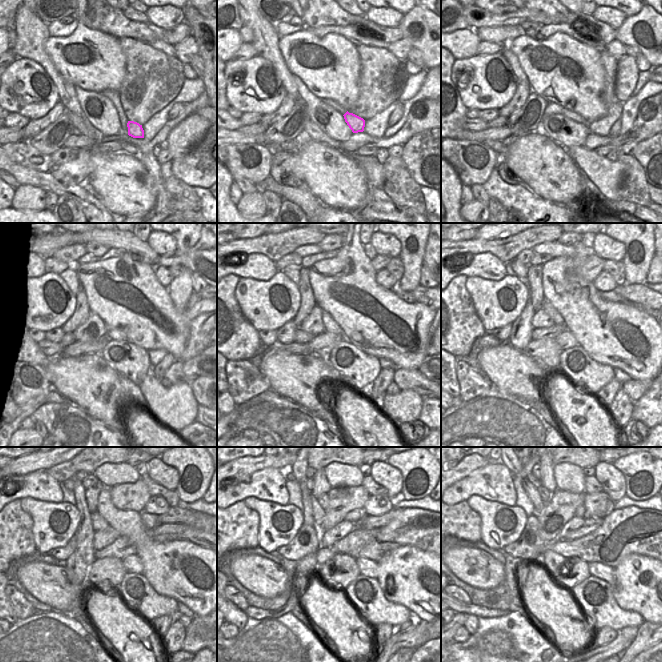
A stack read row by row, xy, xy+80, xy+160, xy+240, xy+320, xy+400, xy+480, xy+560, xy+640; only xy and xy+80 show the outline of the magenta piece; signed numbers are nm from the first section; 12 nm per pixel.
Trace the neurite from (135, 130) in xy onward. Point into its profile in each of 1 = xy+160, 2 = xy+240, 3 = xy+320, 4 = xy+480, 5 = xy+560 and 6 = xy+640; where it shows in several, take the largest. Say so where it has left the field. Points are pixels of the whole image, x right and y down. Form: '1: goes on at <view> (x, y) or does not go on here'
1: goes on at xy+160 (574, 116)
2: goes on at xy+240 (112, 333)
3: goes on at xy+320 (331, 326)
4: goes on at xy+480 (98, 522)
5: goes on at xy+560 (318, 513)
6: goes on at xy+640 (516, 467)

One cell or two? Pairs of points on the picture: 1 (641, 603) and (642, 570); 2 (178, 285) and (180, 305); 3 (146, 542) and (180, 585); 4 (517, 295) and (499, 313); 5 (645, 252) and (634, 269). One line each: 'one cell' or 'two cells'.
1: one cell
2: one cell
3: one cell
4: one cell
5: one cell

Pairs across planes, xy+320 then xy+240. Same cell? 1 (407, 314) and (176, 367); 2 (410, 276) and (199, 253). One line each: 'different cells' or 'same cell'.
1: different cells
2: different cells

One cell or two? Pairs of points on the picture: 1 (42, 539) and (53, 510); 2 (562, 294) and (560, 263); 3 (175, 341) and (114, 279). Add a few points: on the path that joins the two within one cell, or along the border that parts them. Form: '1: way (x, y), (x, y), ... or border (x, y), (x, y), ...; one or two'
1: way (49, 532), (49, 520), (52, 517); one
2: way (560, 286), (560, 271); one
3: way (158, 325), (143, 315), (141, 309), (128, 296); one

